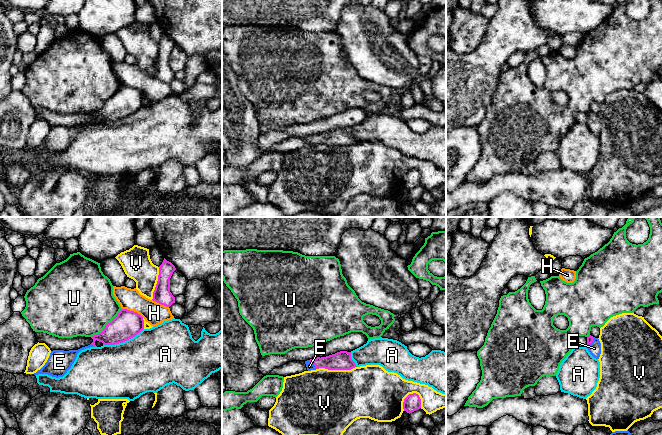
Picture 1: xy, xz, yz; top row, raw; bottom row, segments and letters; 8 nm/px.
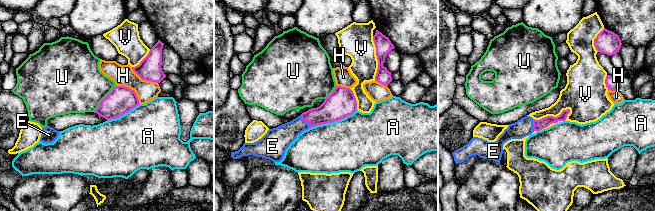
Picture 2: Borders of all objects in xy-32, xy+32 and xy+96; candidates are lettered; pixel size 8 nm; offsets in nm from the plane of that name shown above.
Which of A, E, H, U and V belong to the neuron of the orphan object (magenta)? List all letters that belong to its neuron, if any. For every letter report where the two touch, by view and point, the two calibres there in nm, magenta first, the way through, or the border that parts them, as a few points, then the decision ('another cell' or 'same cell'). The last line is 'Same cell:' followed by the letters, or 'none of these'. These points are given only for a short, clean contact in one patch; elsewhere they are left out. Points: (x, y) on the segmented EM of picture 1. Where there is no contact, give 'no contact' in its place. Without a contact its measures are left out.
A: meets magenta in xy at (123, 341); 220 nm thick on the magenta side, 460 nm on the other; border along xy (143, 328), (134, 336), (122, 342), (103, 345); another cell
E: meets magenta in xz at (313, 363); 150 nm thick on the magenta side, 50 nm on the other; runs through xz (341, 360), (313, 363), (309, 366); same cell
H: meets magenta in xy at (133, 311); 220 nm thick on the magenta side, 180 nm on the other; another cell
U: meets magenta in xy at (106, 325); 220 nm thick on the magenta side, 500 nm on the other; another cell
V: meets magenta in xz at (336, 369); 150 nm thick on the magenta side, 480 nm on the other; another cell
Same cell: E

